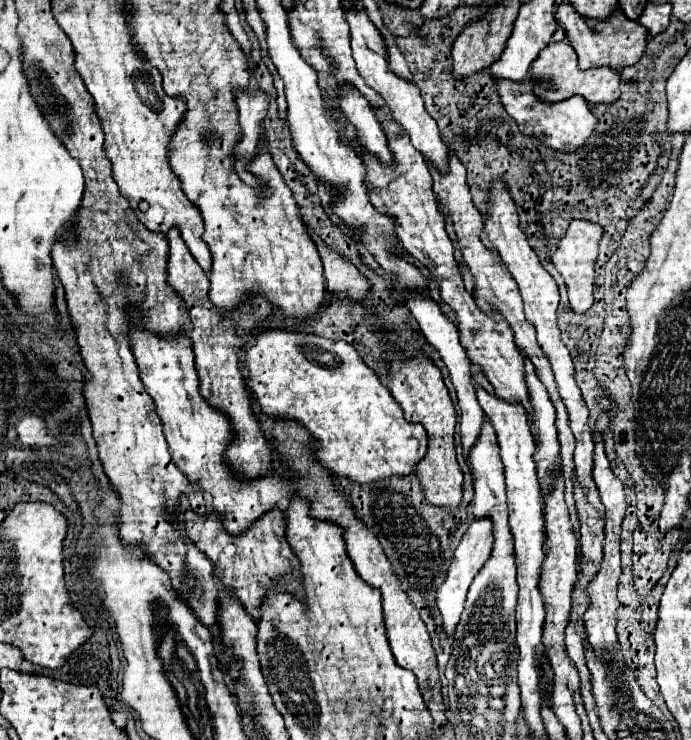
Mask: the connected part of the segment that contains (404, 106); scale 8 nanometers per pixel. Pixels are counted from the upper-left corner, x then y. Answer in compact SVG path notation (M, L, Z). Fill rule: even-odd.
M354 1L352 11L346 11L346 21L348 21L350 33L352 33L352 53L354 53L356 69L364 77L366 85L382 95L382 99L390 107L390 113L392 113L394 121L404 127L404 133L410 137L412 145L424 155L424 159L430 165L434 165L436 169L446 171L446 167L448 167L448 147L440 139L436 121L424 109L424 101L420 97L420 89L414 83L404 81L404 79L400 79L400 77L396 77L394 73L388 71L388 55L386 55L384 39L378 33L378 29L374 27L374 23L368 19L366 11L360 7L358 1Z

